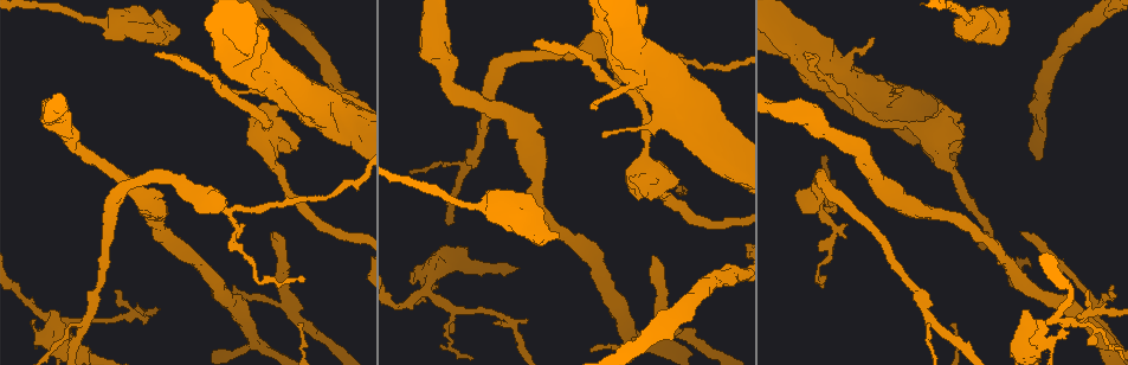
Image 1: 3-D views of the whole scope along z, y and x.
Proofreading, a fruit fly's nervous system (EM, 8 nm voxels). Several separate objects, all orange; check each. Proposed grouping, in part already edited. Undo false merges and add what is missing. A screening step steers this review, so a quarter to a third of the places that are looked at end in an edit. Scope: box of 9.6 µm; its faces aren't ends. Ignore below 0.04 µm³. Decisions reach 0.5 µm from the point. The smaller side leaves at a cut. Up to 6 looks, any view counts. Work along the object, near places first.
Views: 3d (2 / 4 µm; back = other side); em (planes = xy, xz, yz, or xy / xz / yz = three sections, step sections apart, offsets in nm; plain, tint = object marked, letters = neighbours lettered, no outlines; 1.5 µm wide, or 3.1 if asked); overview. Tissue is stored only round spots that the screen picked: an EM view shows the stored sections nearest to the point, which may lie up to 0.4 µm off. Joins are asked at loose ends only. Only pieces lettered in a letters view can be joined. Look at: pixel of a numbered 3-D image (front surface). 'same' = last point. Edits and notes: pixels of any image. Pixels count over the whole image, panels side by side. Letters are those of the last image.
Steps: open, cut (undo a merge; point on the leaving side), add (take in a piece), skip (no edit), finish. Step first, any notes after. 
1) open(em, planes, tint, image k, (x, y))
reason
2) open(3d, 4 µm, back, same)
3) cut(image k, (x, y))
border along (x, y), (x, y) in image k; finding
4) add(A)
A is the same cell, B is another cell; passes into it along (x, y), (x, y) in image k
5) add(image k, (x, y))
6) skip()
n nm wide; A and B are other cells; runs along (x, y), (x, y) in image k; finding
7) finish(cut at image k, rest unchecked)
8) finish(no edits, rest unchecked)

open(3d, 4 µm, image 1, (593, 109))
thin end

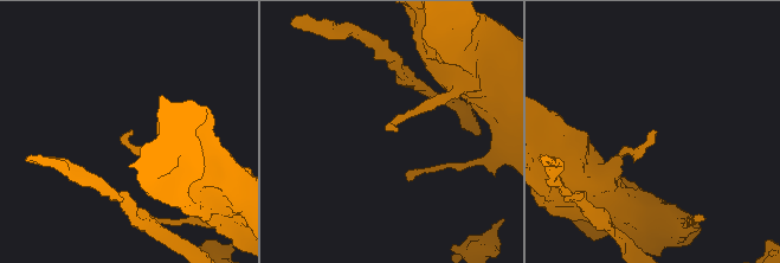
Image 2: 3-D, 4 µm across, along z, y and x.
open(em, planes, plain, image 2, (655, 132))
now the EM

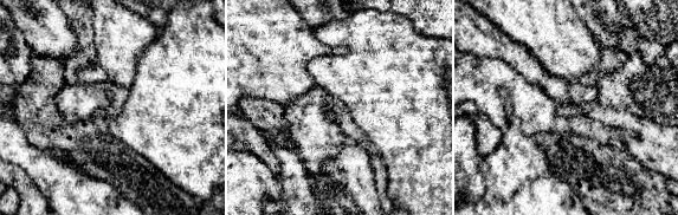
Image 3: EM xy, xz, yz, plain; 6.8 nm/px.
open(em, planes, letters, same)

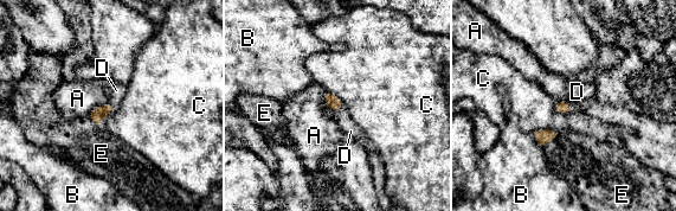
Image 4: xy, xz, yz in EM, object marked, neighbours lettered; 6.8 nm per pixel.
add(D)
D is the same cell, A, B, C and E are other cells; passes into it along (333, 102), (339, 107), (351, 130) in image 4; it goes on there

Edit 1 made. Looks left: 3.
open(overview)
see it whole again

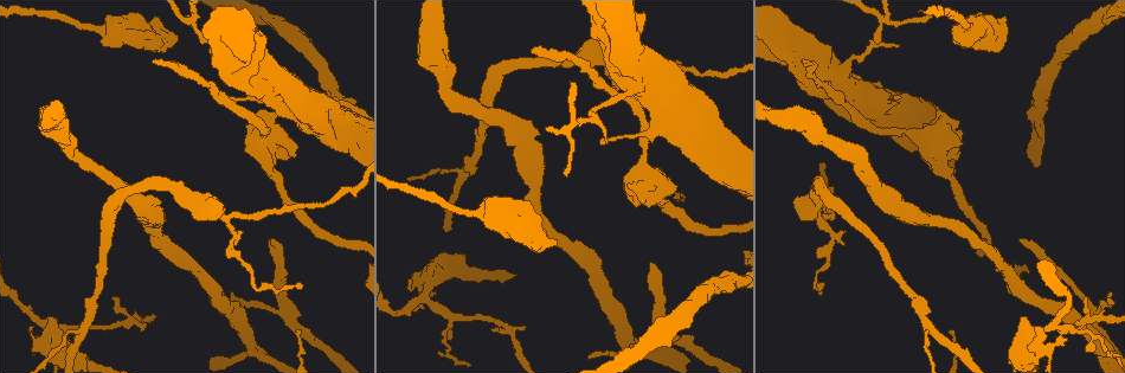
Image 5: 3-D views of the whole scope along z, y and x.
open(3d, 4 µm, image 5, (224, 217))
sudden change in width

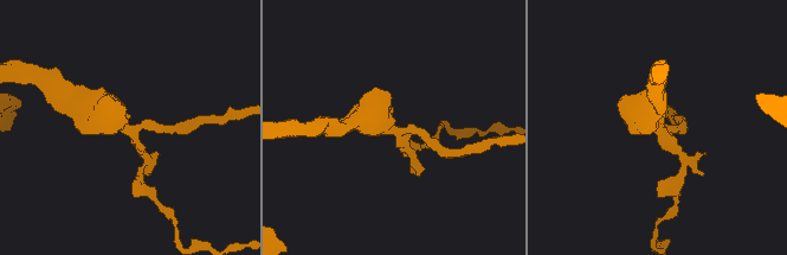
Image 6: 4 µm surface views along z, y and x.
open(em, planes, letters, image 6, (659, 131))
3 arms; need the tissue

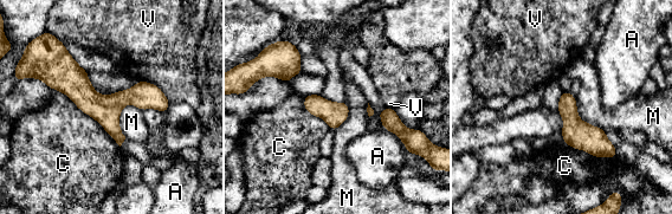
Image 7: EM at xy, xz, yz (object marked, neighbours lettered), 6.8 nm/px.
skip()
130 nm wide; C touches over 600 nm; A, C, M and V are other cells; continuous, no second cell

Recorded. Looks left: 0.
finish(add at image 4, rest unchecked)

